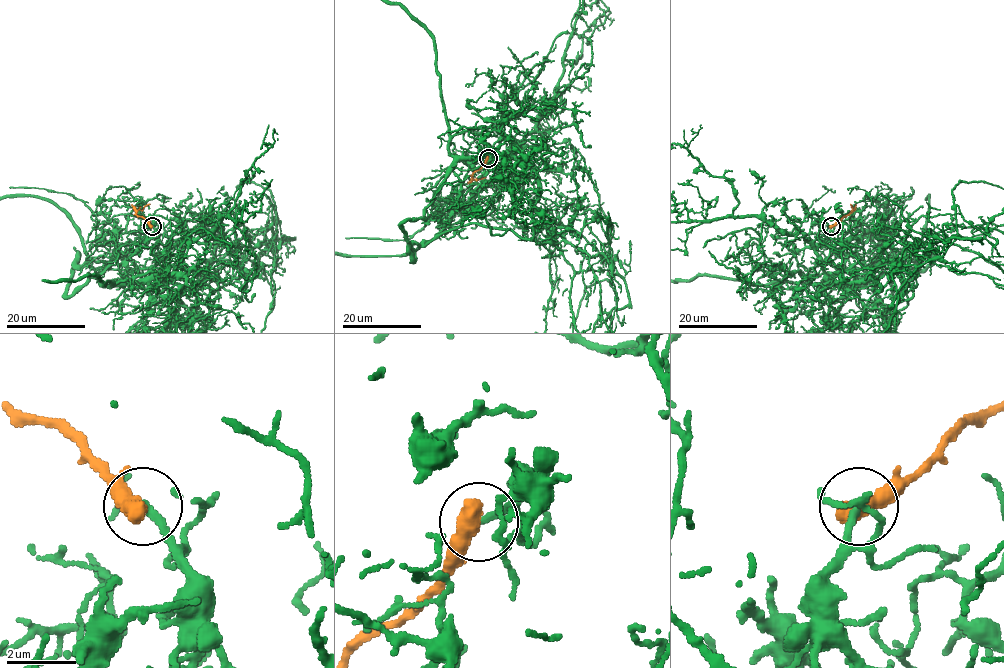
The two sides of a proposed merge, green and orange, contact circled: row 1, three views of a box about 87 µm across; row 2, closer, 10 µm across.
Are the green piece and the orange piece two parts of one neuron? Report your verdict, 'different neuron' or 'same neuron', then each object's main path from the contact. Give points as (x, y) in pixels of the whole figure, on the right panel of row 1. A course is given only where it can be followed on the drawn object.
different neuron; green runs (831, 226), (829, 240), (845, 261), (829, 282), (676, 281); orange runs (831, 226), (853, 210), (850, 204)

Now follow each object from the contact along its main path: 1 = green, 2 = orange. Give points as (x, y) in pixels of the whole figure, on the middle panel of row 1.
1: (488, 158), (497, 172), (489, 157), (449, 150), (432, 36), (399, 4)
2: (488, 158), (472, 175), (476, 180), (486, 177)

